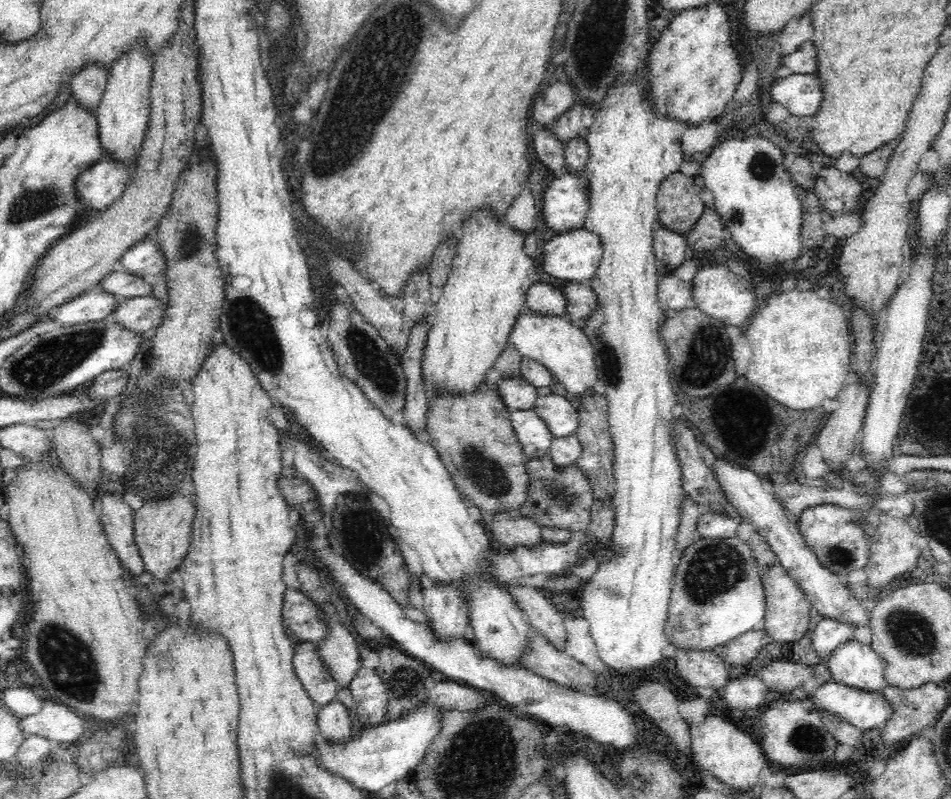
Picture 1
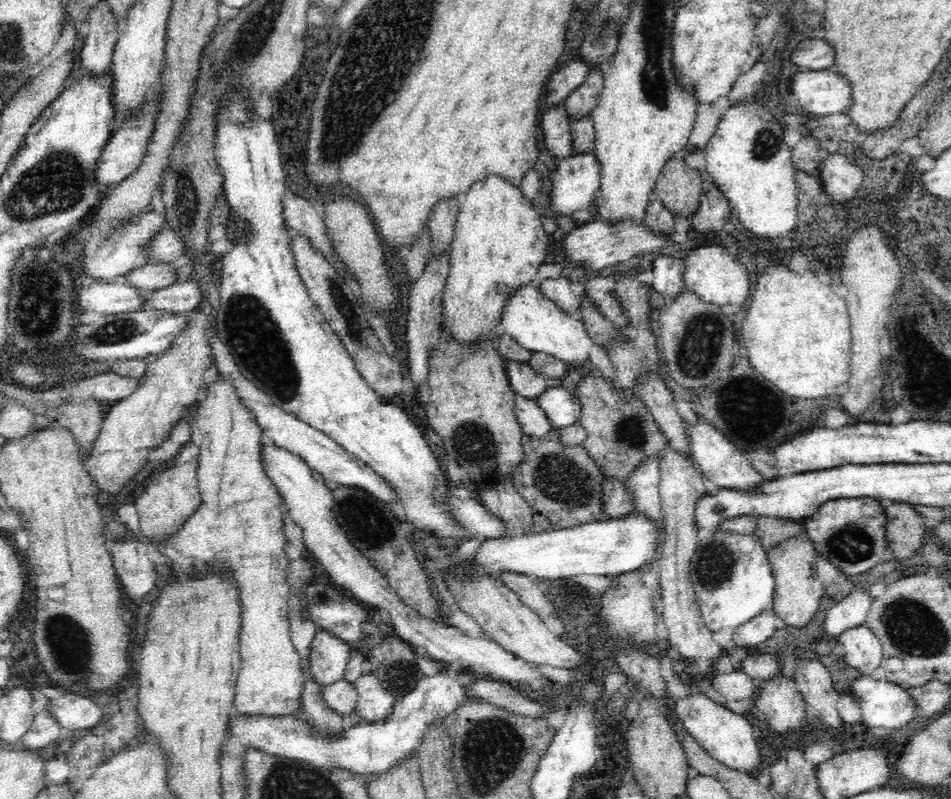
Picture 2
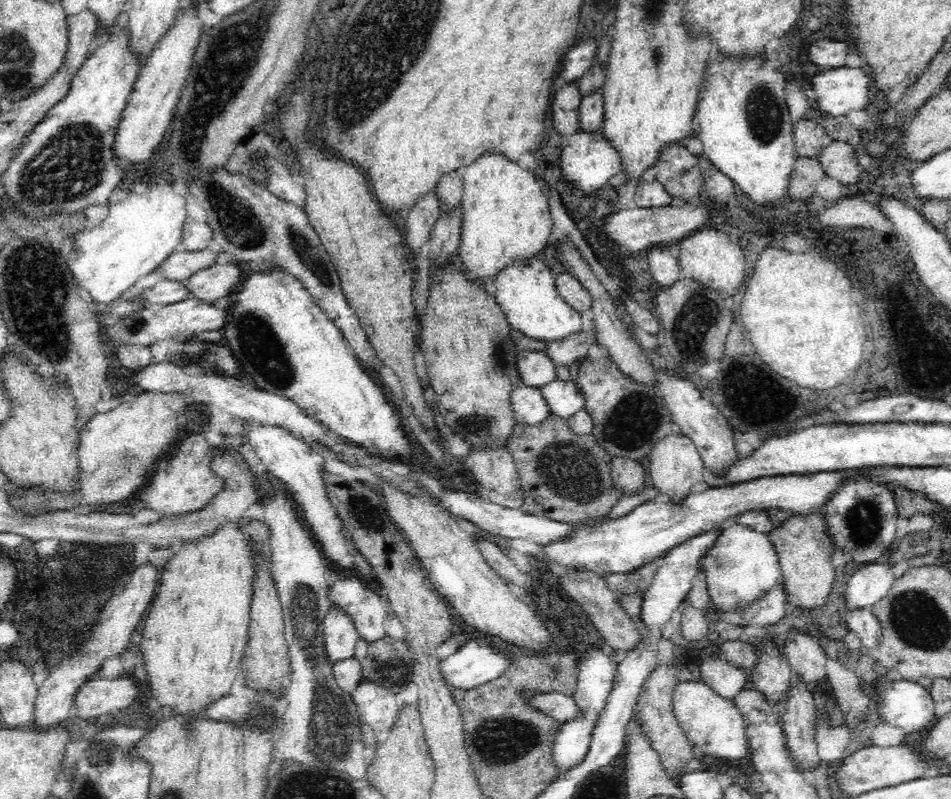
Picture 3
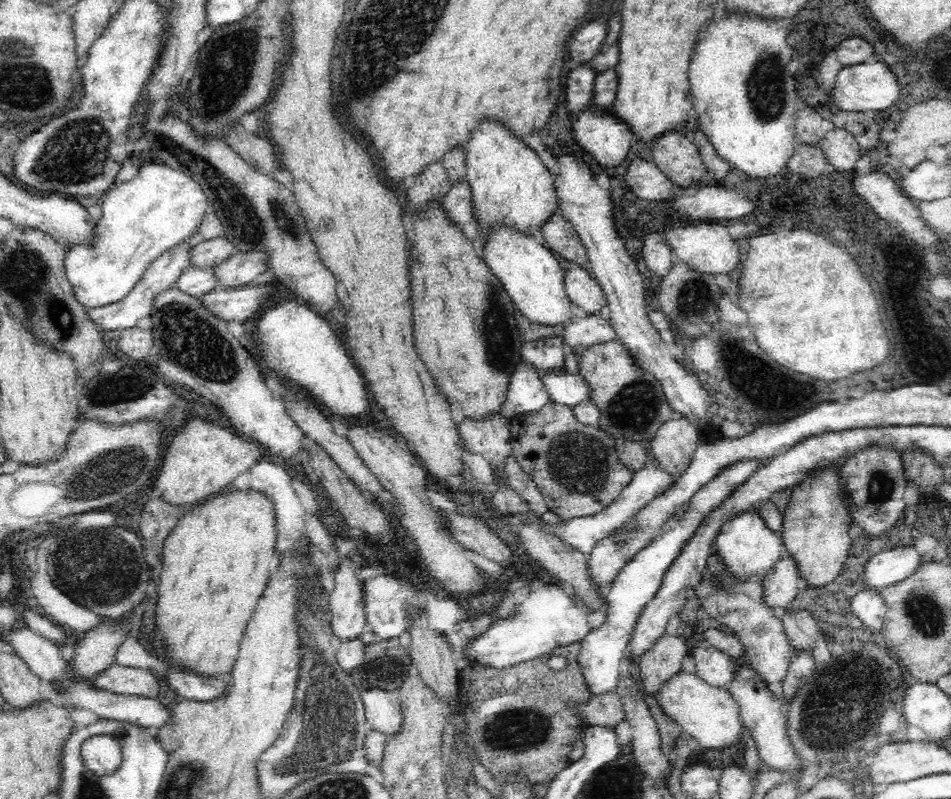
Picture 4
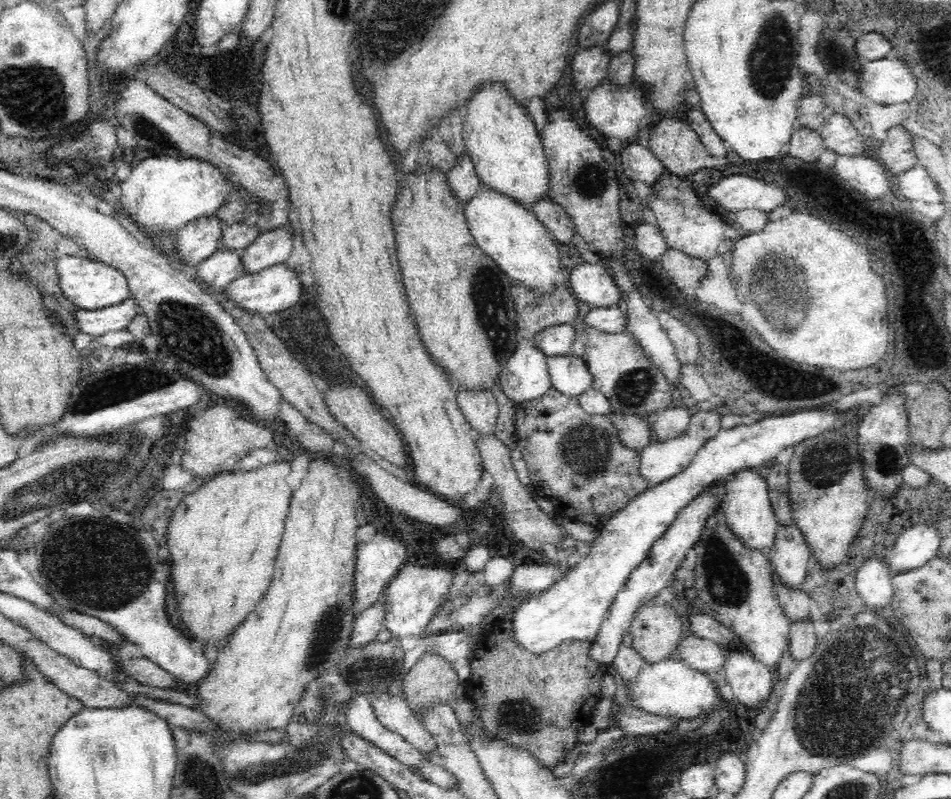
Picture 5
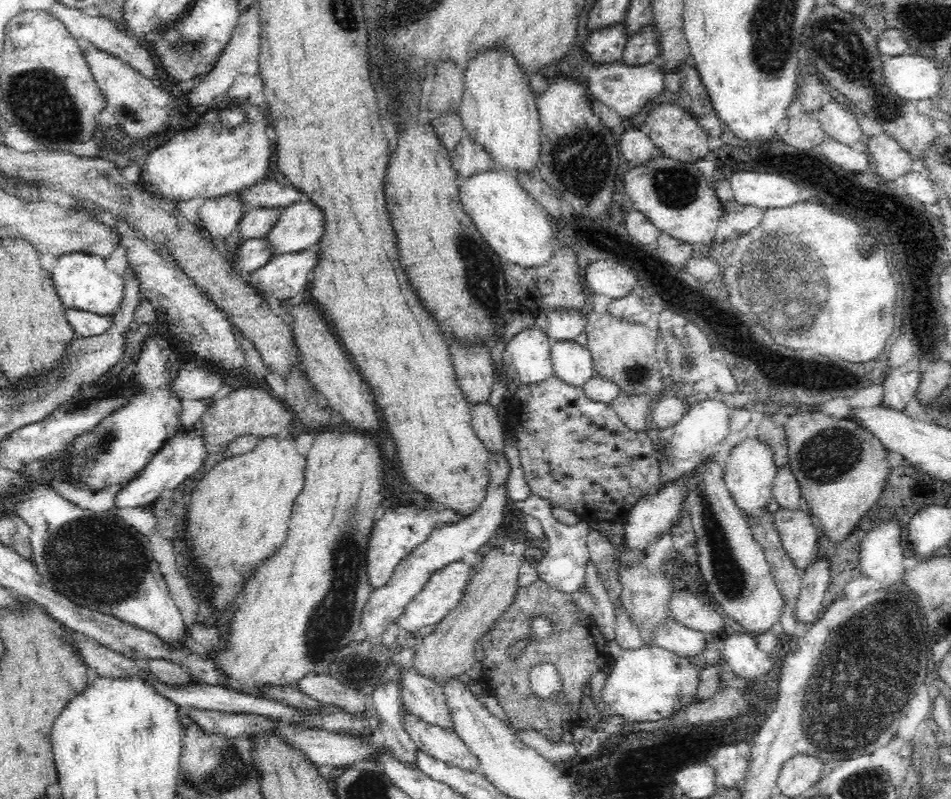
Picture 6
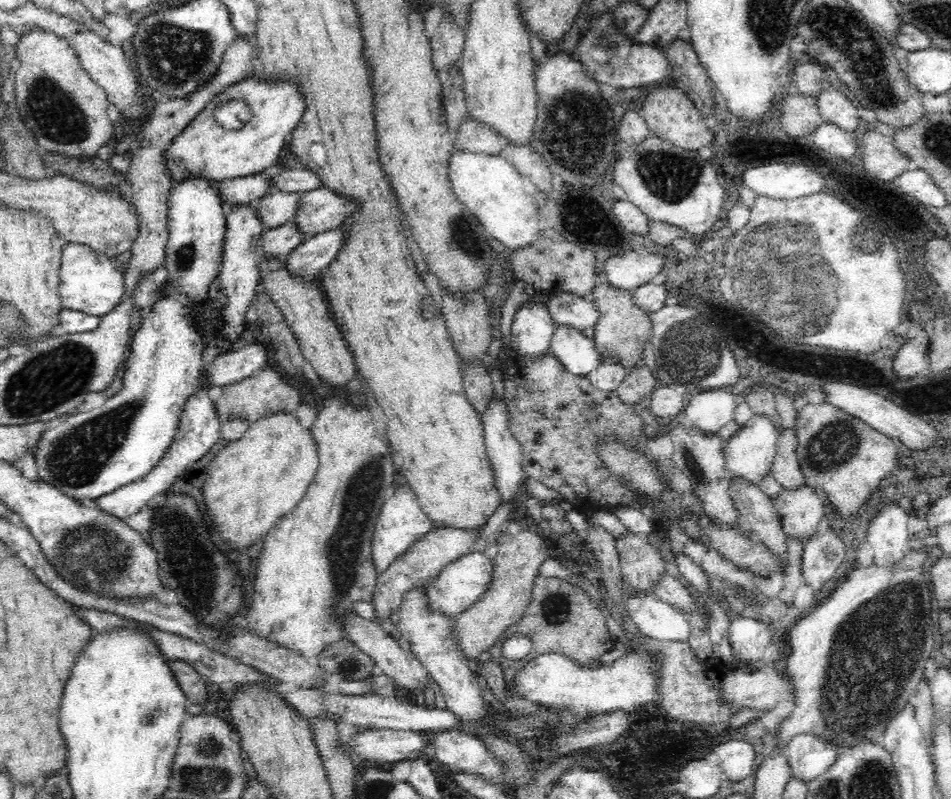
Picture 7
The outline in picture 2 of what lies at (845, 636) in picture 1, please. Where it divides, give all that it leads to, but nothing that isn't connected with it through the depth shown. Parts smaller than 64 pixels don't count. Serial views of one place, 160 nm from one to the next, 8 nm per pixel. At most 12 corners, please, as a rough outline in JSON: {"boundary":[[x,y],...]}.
{"boundary":[[854,585],[827,610],[824,632],[865,624],[874,602],[868,585]]}

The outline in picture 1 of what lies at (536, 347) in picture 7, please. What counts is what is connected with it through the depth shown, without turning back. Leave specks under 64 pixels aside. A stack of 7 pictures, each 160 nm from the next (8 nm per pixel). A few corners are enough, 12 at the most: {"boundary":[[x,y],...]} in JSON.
{"boundary":[[534,409],[511,410],[527,458],[549,453],[555,436]]}

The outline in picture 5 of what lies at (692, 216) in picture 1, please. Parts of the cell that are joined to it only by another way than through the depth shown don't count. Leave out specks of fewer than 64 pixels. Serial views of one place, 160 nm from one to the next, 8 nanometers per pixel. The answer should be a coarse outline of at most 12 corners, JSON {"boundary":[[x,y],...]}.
{"boundary":[[656,121],[648,145],[678,175],[702,170],[709,155],[686,121]]}

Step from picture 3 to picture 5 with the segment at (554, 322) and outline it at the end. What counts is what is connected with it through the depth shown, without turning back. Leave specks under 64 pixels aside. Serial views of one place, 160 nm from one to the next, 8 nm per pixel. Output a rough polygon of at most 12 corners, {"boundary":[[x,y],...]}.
{"boundary":[[492,187],[465,202],[476,244],[508,278],[551,291],[556,237]]}

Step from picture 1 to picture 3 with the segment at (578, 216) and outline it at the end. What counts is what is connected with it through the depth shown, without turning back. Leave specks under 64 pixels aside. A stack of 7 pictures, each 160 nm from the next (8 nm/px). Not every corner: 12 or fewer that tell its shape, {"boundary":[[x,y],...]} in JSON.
{"boundary":[[598,131],[565,137],[562,178],[588,196],[622,171]]}

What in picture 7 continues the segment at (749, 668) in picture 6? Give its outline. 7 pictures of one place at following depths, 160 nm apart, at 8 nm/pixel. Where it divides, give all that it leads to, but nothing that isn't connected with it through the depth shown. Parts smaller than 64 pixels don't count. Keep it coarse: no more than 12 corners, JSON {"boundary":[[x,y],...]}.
{"boundary":[[732,616],[729,637],[737,663],[761,661],[770,628]]}

